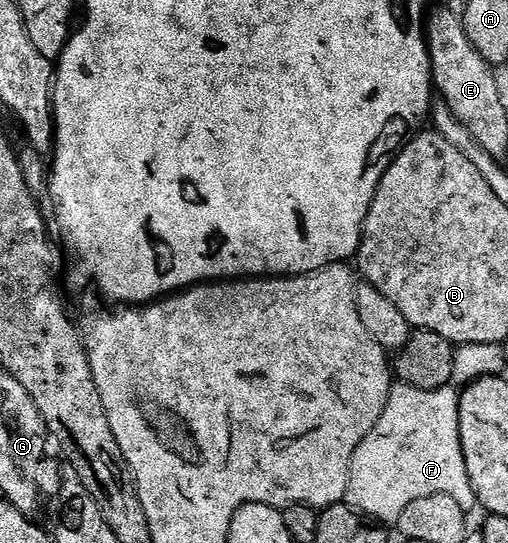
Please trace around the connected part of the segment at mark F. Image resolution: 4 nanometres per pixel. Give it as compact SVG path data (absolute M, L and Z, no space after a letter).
M397 382L386 401L386 409L378 425L374 425L372 432L364 438L362 445L358 445L354 453L352 478L348 480L346 502L348 506L355 507L369 520L389 525L388 523L395 524L399 520L406 505L431 495L454 497L454 501L462 505L465 513L472 513L472 510L477 510L478 507L476 494L470 485L470 477L466 473L466 461L462 453L460 391L452 385L427 391Z

